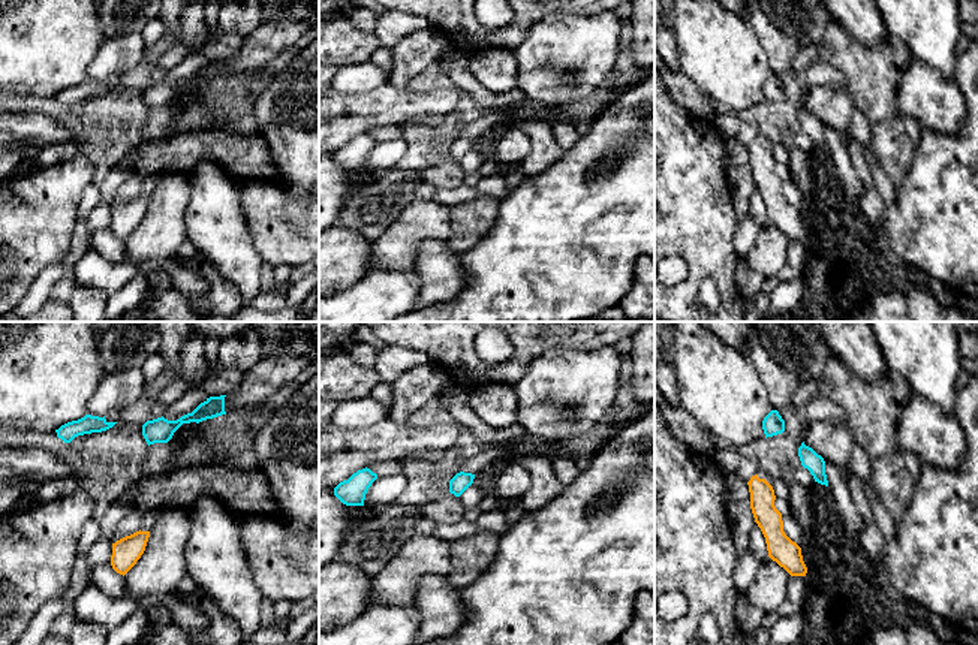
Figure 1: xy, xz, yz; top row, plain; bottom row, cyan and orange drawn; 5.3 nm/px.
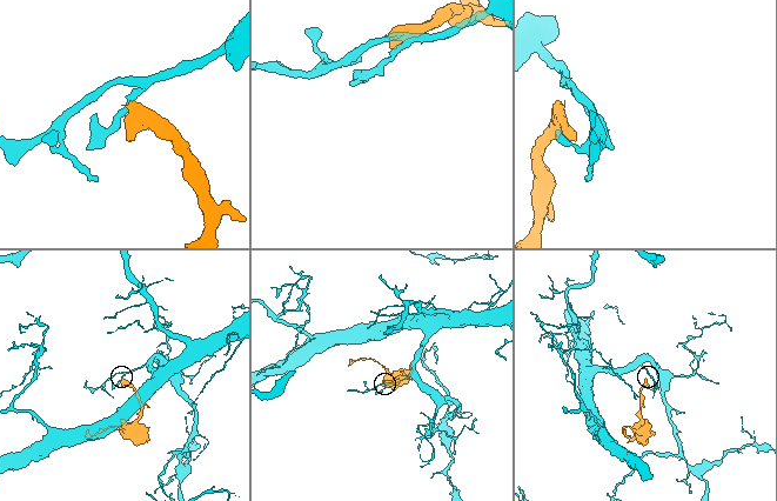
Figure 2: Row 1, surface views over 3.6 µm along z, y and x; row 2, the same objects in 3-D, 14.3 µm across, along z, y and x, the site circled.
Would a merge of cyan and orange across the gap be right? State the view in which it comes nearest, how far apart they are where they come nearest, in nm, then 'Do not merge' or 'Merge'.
Closest in yz. Distance 200 nm. Do not merge

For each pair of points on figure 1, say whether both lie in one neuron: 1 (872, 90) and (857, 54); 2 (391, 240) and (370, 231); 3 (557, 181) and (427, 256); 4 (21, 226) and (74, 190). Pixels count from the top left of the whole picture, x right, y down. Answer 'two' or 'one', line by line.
1: one
2: two
3: two
4: one

